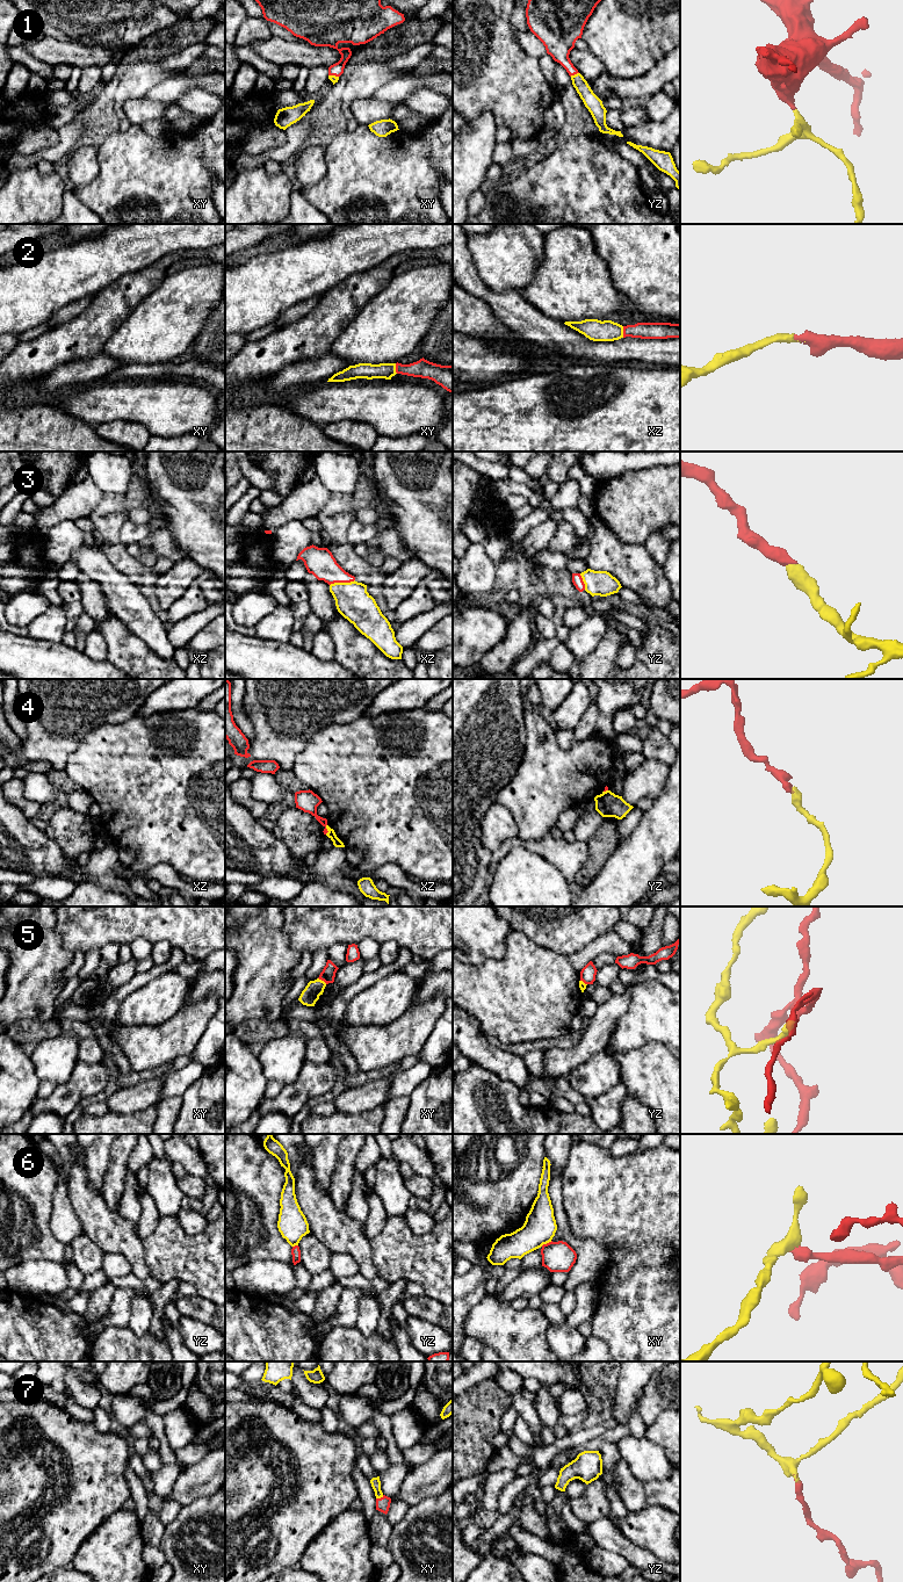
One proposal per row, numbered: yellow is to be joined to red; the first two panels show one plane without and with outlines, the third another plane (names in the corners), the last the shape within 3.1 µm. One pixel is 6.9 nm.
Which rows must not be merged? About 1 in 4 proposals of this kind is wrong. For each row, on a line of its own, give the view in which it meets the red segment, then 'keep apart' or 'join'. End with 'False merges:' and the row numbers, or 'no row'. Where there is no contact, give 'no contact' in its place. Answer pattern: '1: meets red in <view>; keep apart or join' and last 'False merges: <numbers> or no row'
1: meets red in yz; join
2: meets red in xz; join
3: meets red in xz; join
4: meets red in xz; keep apart
5: meets red in xy; keep apart
6: meets red in xy; join
7: meets red in xy; join
False merges: 4, 5

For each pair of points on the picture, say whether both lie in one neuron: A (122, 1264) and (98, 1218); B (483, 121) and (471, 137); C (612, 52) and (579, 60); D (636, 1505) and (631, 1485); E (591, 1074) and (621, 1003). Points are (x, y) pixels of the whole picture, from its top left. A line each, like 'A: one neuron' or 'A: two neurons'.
A: two neurons
B: one neuron
C: two neurons
D: one neuron
E: two neurons

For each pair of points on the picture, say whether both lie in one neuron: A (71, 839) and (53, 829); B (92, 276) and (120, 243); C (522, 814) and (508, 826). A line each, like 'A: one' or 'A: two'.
A: one
B: one
C: two

